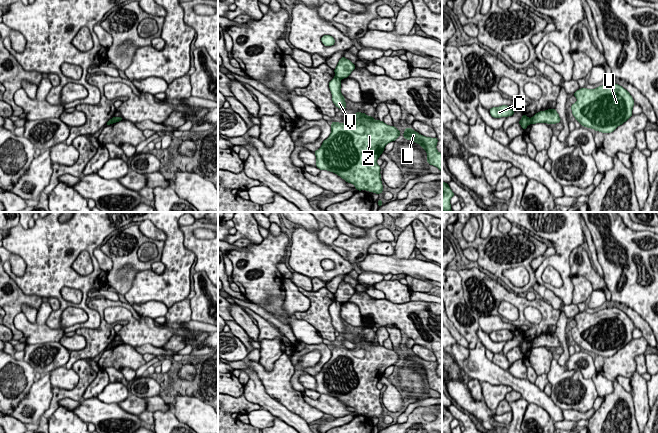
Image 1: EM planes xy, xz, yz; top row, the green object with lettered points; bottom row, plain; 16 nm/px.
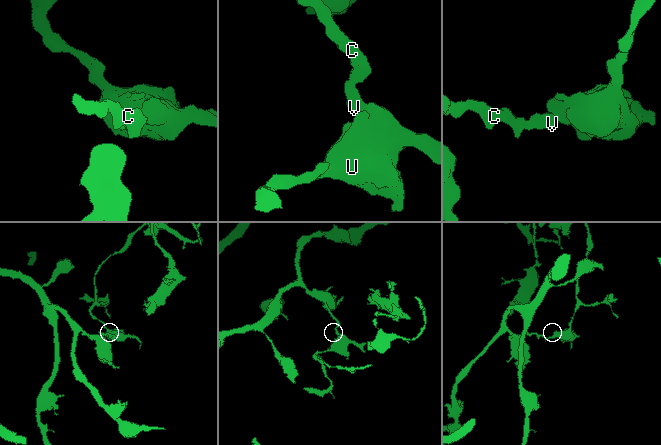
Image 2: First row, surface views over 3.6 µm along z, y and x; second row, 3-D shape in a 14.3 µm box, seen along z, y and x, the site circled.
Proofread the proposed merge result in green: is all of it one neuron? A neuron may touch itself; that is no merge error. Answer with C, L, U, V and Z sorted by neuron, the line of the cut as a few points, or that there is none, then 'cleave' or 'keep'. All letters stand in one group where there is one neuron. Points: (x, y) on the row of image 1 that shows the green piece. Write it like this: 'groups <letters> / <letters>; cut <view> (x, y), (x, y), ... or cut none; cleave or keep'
groups C / L U V Z; cut xz (335, 76), (340, 79); cleave

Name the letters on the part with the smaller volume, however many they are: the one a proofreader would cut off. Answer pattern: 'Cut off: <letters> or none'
Cut off: L, U, V, Z

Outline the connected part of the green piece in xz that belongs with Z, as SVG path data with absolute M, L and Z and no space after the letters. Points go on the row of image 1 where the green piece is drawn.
M357 112L353 119L356 121L354 125L336 121L331 123L331 134L314 152L316 167L336 173L346 182L354 184L358 191L367 190L380 194L383 192L383 185L380 175L381 168L377 164L377 159L383 153L385 145L400 136L400 131L383 121L374 120L372 116L367 116L365 113Z

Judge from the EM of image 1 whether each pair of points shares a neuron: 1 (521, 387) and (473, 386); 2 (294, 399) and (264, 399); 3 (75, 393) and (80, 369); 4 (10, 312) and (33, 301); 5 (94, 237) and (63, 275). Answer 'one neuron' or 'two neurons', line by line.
1: two neurons
2: two neurons
3: one neuron
4: one neuron
5: one neuron

